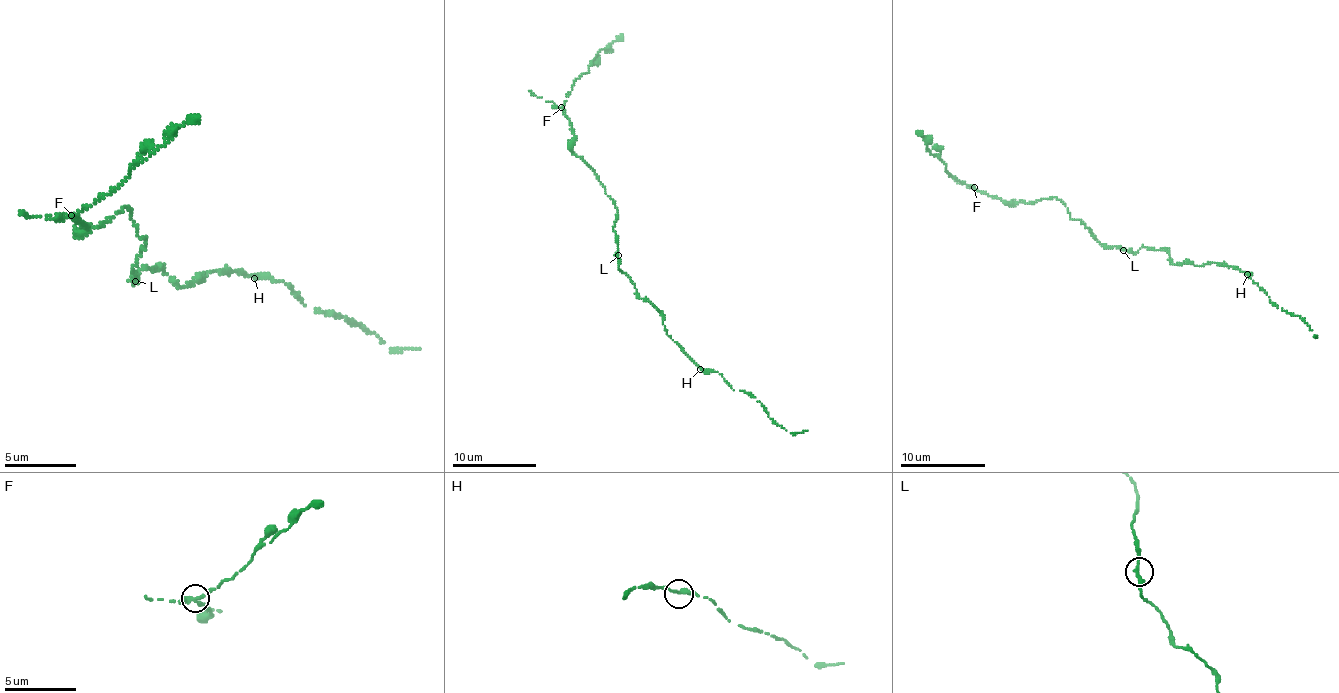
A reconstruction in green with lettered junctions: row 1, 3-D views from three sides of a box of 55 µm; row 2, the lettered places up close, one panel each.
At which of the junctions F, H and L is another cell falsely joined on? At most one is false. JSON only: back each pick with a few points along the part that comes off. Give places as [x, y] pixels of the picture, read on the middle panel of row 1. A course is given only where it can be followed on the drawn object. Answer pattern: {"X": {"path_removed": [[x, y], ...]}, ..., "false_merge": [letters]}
{"F": {"path_removed": [[560, 107], [578, 78], [587, 73], [602, 49], [622, 34]]}, "false_merge": ["F"]}

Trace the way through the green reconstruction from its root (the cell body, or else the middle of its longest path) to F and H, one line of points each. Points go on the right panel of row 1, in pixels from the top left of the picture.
F: (1119, 246), (1104, 246), (1079, 219), (1072, 219), (1067, 208), (1054, 197), (1007, 204), (974, 187)
H: (1119, 246), (1133, 252), (1142, 247), (1165, 250), (1175, 264), (1226, 263), (1247, 274)

